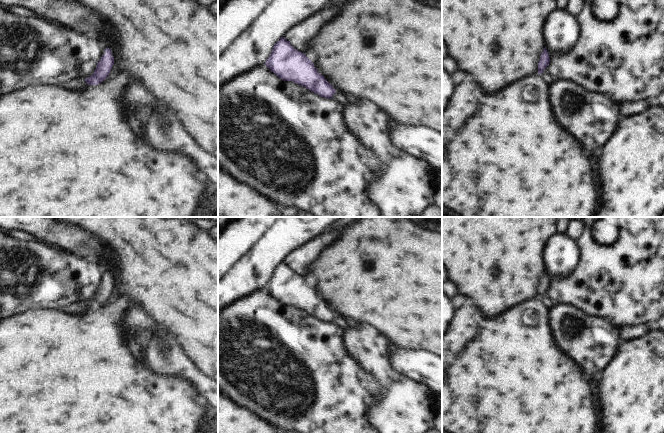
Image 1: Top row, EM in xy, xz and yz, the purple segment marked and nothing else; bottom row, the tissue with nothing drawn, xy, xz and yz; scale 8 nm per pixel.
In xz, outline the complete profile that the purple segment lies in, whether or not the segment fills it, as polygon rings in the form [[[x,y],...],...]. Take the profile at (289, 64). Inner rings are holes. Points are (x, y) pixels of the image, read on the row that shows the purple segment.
[[[284,37],[274,44],[264,65],[280,79],[302,85],[321,97],[333,98],[336,92],[325,77],[318,73],[312,61],[292,47]]]

